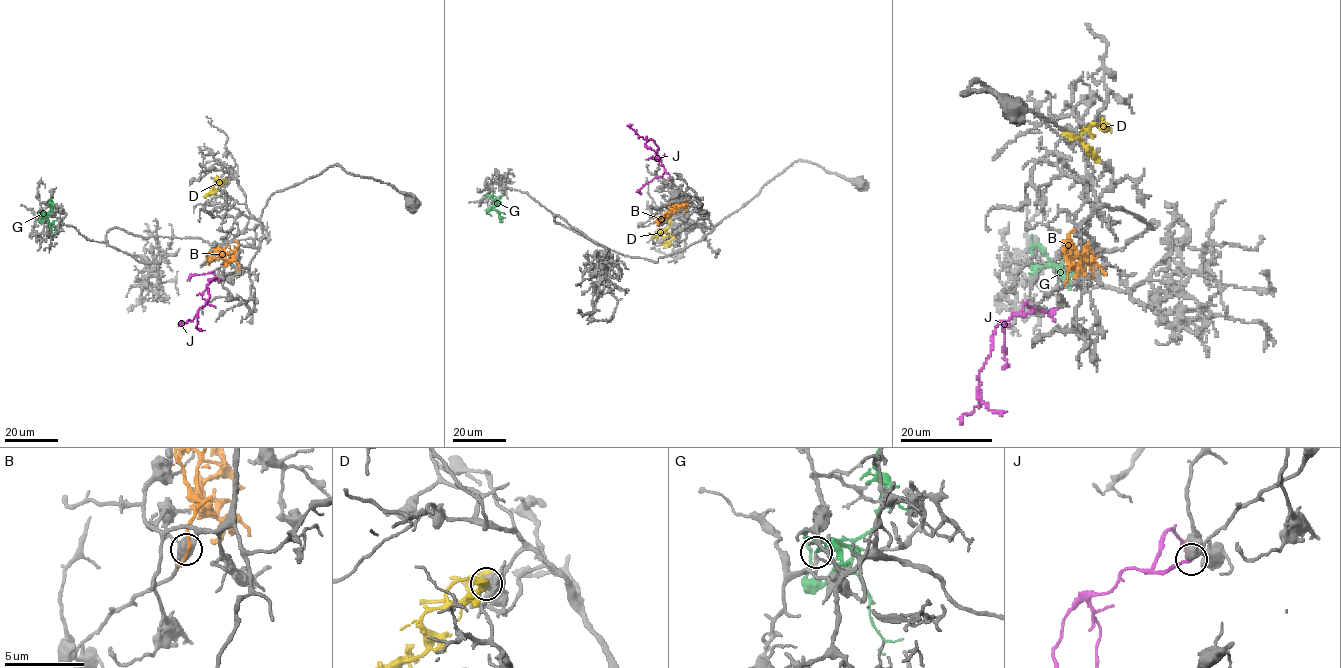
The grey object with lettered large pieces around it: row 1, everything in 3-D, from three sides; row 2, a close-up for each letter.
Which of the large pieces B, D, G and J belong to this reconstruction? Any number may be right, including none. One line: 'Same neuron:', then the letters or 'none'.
Same neuron: J

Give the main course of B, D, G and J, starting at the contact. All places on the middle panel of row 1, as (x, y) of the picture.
B: (688, 201), (684, 208), (675, 207), (659, 218), (653, 218)
D: (671, 222), (665, 229), (671, 237), (662, 248)
G: (489, 197), (495, 201), (499, 215), (505, 218)
J: (670, 178), (656, 153), (658, 149), (653, 140), (637, 135), (628, 125), (632, 124)

